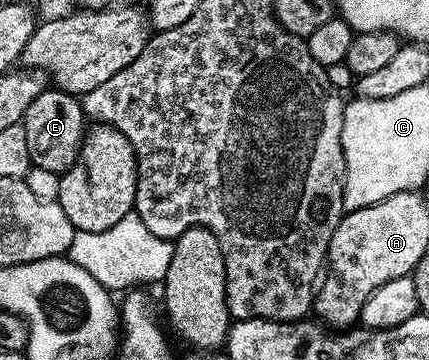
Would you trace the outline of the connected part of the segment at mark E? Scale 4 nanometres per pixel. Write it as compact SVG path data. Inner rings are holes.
M54 86L48 87L25 110L22 126L25 138L29 142L29 154L32 165L41 170L53 170L57 173L67 172L79 156L85 135L85 113L82 103L72 93L64 92Z

